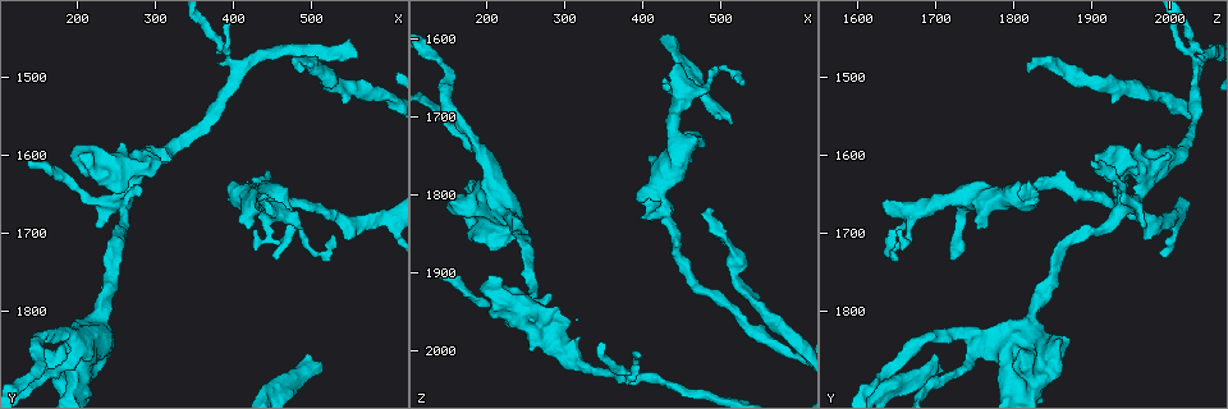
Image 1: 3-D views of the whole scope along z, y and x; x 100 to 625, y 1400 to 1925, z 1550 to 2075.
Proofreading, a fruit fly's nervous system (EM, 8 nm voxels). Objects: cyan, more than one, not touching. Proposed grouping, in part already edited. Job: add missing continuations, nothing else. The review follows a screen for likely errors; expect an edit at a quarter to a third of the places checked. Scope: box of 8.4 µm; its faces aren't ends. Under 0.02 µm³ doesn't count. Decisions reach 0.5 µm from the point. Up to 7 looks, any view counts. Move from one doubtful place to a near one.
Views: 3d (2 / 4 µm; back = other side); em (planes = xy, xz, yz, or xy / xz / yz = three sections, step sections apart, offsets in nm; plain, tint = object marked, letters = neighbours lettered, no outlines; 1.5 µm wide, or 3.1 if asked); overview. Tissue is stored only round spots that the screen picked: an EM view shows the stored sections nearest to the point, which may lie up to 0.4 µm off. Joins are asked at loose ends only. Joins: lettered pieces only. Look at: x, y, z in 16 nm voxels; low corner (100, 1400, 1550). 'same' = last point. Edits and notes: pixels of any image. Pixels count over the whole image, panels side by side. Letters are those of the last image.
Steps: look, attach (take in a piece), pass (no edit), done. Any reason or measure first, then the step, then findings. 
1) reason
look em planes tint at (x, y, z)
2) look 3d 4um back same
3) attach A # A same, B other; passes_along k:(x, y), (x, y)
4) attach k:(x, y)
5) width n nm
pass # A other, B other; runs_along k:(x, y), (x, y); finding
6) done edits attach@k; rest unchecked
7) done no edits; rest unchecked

an open end
look 3d 2um at (440, 1660, 1630)

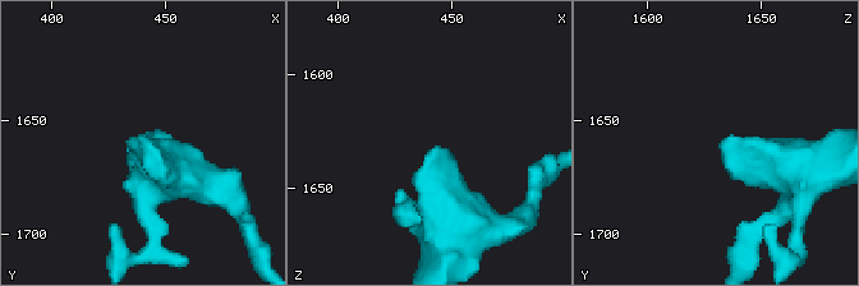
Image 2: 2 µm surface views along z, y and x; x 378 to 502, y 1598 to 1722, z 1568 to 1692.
shape alone is not enough
look em planes tint at (444, 1661, 1633)

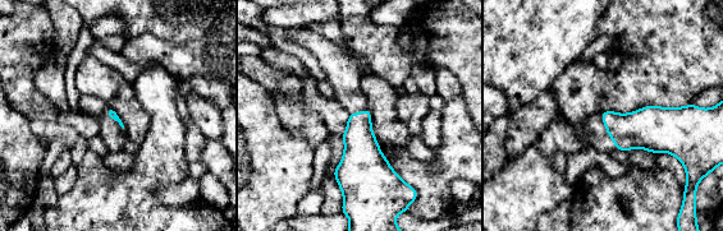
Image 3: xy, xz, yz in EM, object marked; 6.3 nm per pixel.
see the neighbours
look em planes letters same

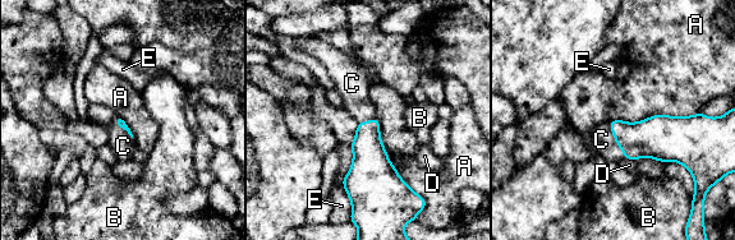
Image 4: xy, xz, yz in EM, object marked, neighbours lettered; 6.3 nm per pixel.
longest_contact A 600 nm
attach C # A other, B other, C same, D other, E other; passes_along 4:(655, 137), (615, 139), (601, 139); it goes on there

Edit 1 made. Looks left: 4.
redraw
look overview

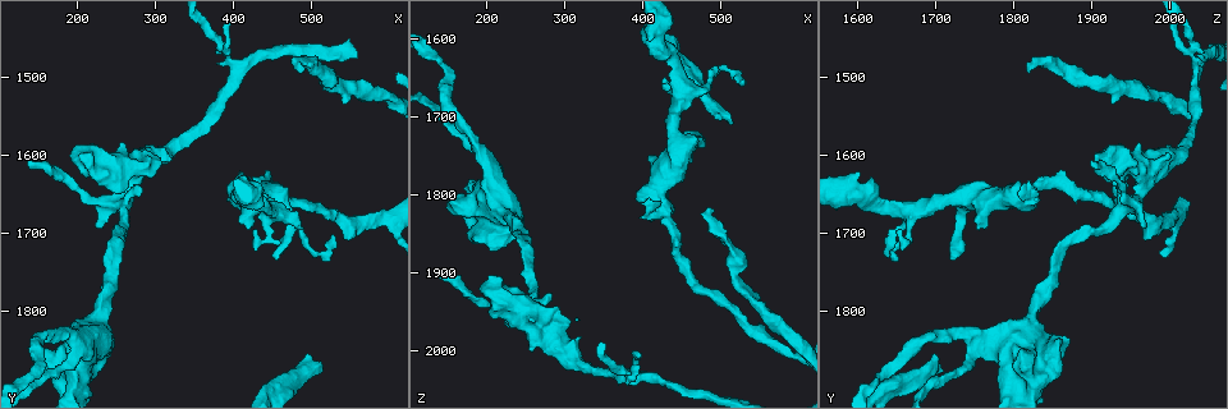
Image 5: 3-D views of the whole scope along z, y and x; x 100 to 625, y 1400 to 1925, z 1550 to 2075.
free end
look 3d 4um at (450, 1735, 1720)

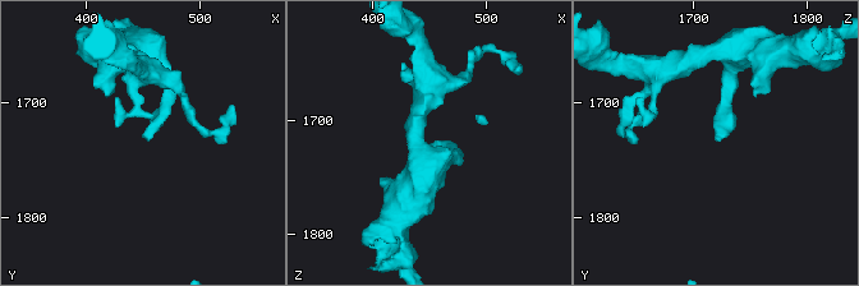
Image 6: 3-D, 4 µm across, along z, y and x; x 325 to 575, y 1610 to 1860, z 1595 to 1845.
need the tissue
look em planes letters at (456, 1734, 1722)

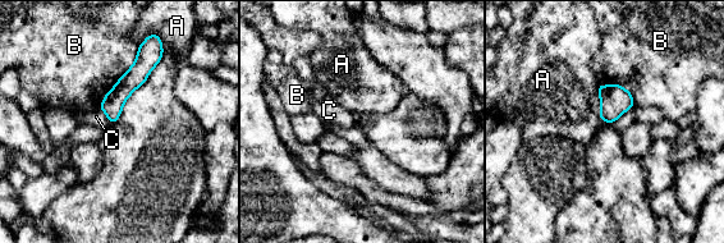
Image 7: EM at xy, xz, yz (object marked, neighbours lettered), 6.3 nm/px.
width 140 nm; longest_contact B 480 nm
pass # A other, B other, C other; none of them fits

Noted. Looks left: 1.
done edits attach@4; rest unchecked

